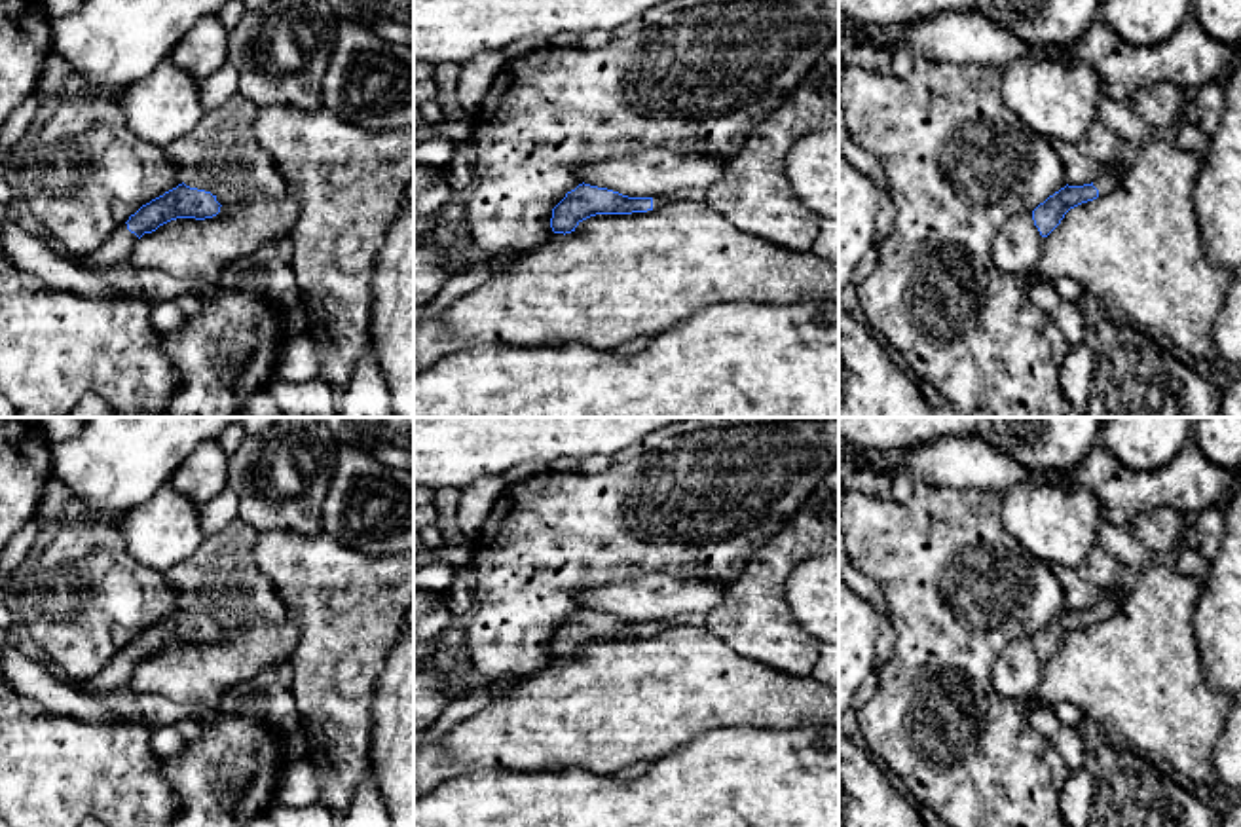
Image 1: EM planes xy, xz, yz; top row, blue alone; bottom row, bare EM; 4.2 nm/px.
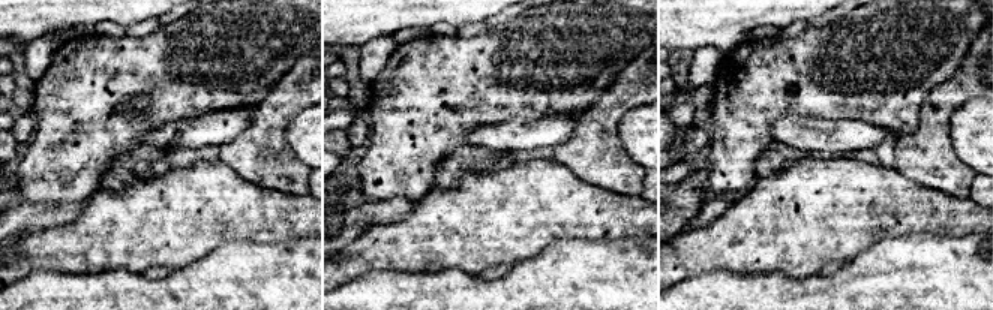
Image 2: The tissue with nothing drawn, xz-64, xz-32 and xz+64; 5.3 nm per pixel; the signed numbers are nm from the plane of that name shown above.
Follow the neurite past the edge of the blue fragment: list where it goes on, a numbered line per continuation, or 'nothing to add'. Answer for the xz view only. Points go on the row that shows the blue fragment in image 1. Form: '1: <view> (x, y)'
nothing to add

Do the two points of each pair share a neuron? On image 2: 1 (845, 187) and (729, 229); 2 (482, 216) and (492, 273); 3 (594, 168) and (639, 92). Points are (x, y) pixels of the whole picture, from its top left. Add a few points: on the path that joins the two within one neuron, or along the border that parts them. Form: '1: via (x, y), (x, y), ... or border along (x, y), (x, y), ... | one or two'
1: via (816, 211), (794, 223), (758, 229) | one
2: border along (509, 265), (491, 265), (477, 274) | two
3: via (594, 147), (599, 126), (618, 107) | one

